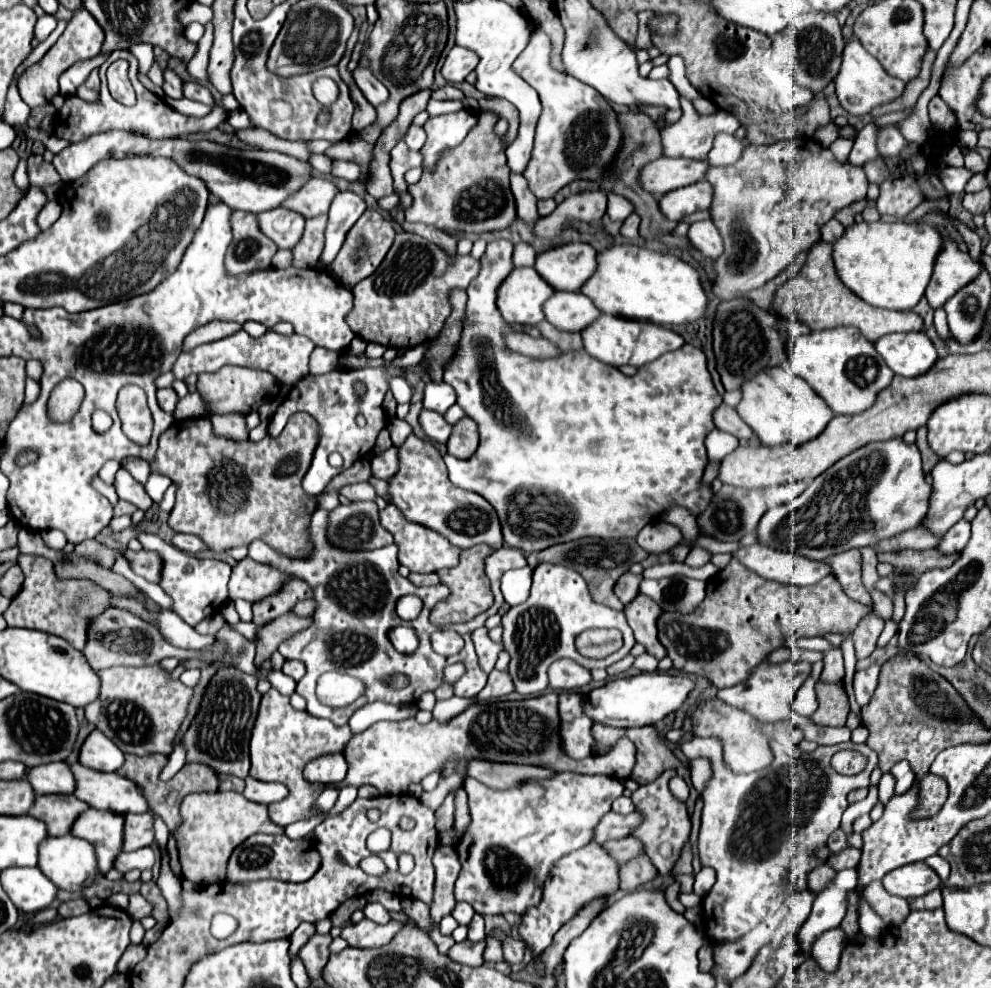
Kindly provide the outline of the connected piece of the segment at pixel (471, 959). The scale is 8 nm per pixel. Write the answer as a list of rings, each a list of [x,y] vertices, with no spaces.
[[[464,940],[460,944],[454,944],[448,952],[448,956],[458,962],[458,964],[466,964],[466,966],[480,966],[484,964],[484,944],[486,940],[482,942],[472,942],[472,940]]]

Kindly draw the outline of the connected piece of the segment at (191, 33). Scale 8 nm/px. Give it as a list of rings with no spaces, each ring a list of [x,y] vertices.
[[[194,22],[194,24],[190,24],[190,26],[184,28],[184,36],[190,42],[198,42],[202,38],[202,34],[204,34],[204,26],[198,24],[198,22]]]

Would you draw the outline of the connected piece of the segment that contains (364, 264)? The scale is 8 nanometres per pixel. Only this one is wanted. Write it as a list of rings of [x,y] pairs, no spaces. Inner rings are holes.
[[[366,210],[362,214],[362,218],[348,232],[348,236],[342,244],[342,250],[338,252],[336,260],[328,266],[328,272],[334,274],[336,280],[342,284],[358,284],[360,280],[368,278],[380,266],[380,262],[384,260],[386,252],[390,250],[390,246],[394,242],[394,236],[396,236],[396,230],[390,220],[386,220],[376,210]]]

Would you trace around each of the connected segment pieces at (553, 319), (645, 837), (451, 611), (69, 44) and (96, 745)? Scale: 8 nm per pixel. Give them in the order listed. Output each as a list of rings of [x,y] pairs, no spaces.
[[[554,292],[544,304],[544,314],[550,324],[566,332],[582,332],[602,314],[594,302],[582,292]]]
[[[674,768],[664,770],[654,782],[640,786],[634,794],[632,794],[632,802],[636,804],[636,810],[640,810],[644,814],[644,822],[636,828],[634,836],[640,838],[646,846],[646,856],[652,860],[652,864],[658,868],[658,872],[662,876],[672,874],[676,862],[680,860],[682,848],[688,842],[690,836],[690,816],[686,810],[686,802],[678,800],[670,788],[668,788],[668,780],[676,774]]]
[[[478,544],[472,548],[462,550],[460,554],[460,562],[454,568],[446,568],[446,570],[438,570],[438,576],[442,580],[442,584],[446,584],[452,590],[452,596],[444,602],[438,602],[438,606],[434,606],[430,620],[436,626],[444,626],[444,624],[454,624],[454,622],[464,622],[474,618],[476,614],[488,610],[492,606],[492,592],[490,592],[490,580],[484,574],[484,560],[488,554],[492,554],[494,548],[486,546],[486,544]]]
[[[76,8],[72,12],[72,18],[64,30],[64,34],[58,38],[58,42],[48,50],[48,54],[32,68],[26,70],[26,74],[20,78],[18,82],[18,90],[22,100],[30,106],[30,108],[38,108],[48,104],[56,94],[58,94],[58,78],[62,72],[66,72],[70,66],[74,66],[76,62],[82,60],[90,60],[94,56],[100,54],[100,46],[104,42],[104,32],[98,26],[98,22],[94,20],[94,16],[86,10],[86,8]]]
[[[94,730],[80,750],[80,764],[98,772],[116,772],[126,762],[124,752],[106,738],[100,730]]]

